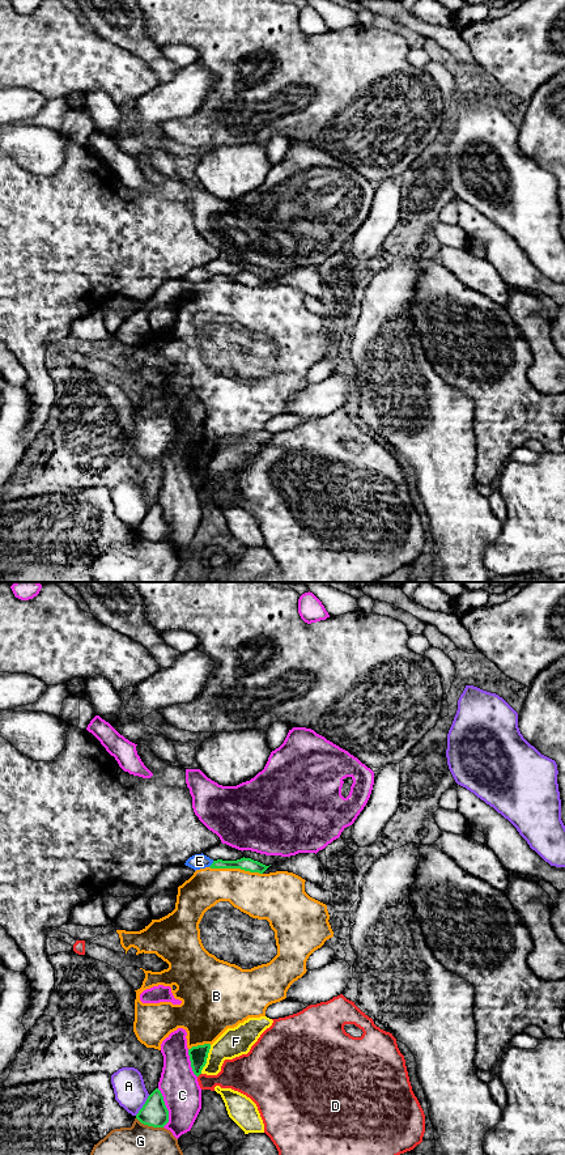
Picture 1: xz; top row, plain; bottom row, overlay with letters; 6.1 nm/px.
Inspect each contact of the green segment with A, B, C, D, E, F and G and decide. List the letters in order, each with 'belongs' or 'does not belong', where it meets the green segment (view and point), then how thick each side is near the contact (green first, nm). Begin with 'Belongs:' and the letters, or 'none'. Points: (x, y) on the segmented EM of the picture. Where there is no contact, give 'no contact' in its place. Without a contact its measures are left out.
Belongs: none
A: does not belong; meets green in xz at (143, 1105); 160 nm thick on the green side, 190 nm on the other
B: does not belong; meets green in xz at (236, 867); 80 nm thick on the green side, 280 nm on the other
C: does not belong; meets green in xz at (166, 1108); 160 nm thick on the green side, 240 nm on the other
D: does not belong; meets green in xz at (199, 1074); 110 nm thick on the green side, 200 nm on the other
E: does not belong; meets green in xz at (212, 863); 80 nm thick on the green side, 100 nm on the other
F: does not belong; meets green in xz at (205, 1060); 110 nm thick on the green side, 180 nm on the other
G: does not belong; meets green in xz at (149, 1125); 160 nm thick on the green side, 190 nm on the other

